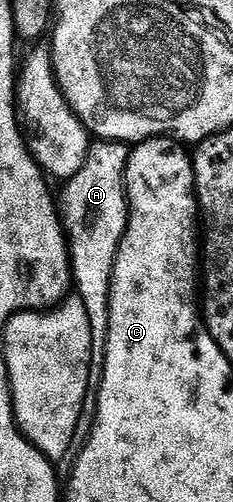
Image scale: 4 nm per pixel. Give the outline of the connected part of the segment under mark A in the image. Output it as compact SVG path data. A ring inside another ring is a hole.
M94 141L88 149L83 168L75 176L65 180L62 196L56 199L58 214L70 253L72 287L88 309L88 321L92 325L92 365L88 369L88 393L84 393L84 405L80 409L80 421L76 421L76 433L72 433L72 445L68 453L57 460L59 480L69 481L78 464L80 453L88 445L98 412L98 394L104 373L108 325L110 324L110 286L114 281L114 266L126 226L130 223L130 201L126 198L126 162L132 147L117 141Z

